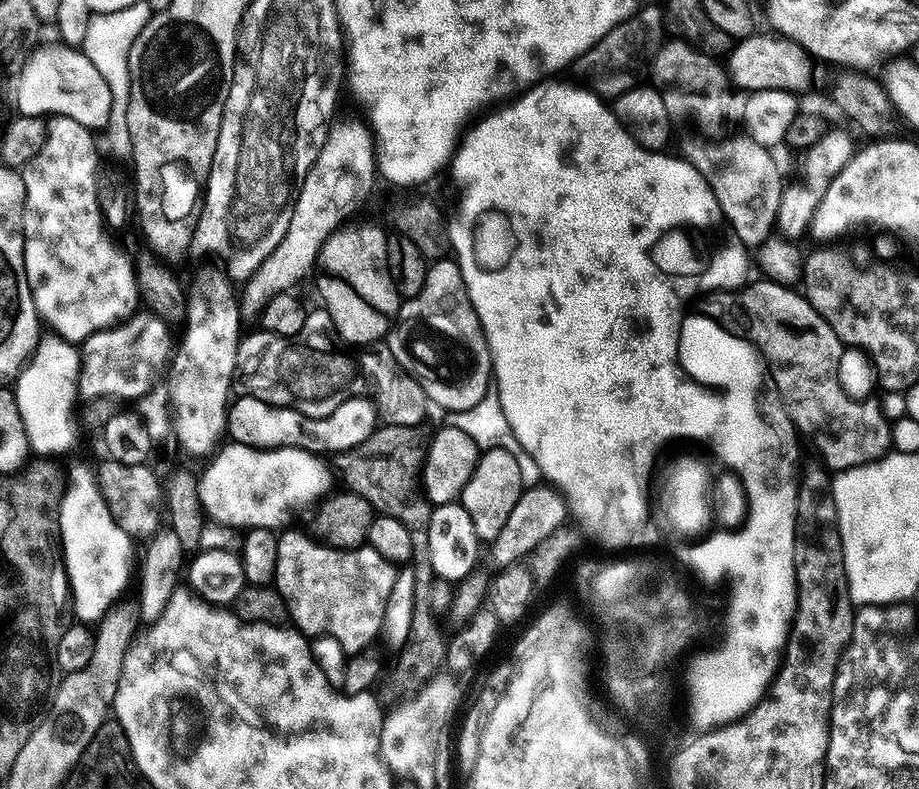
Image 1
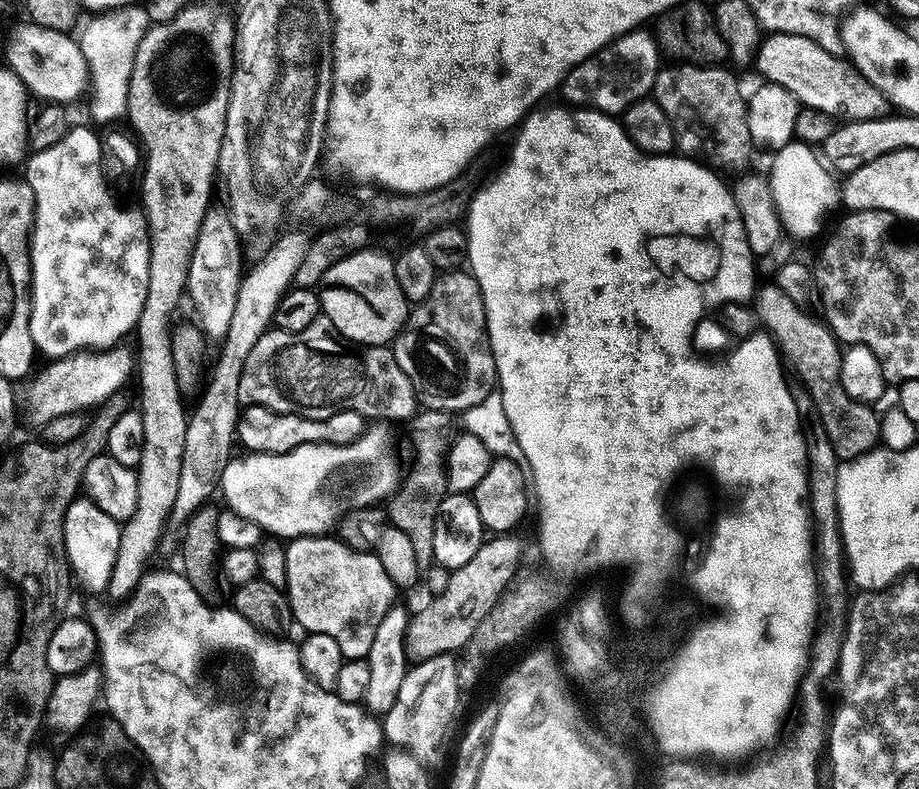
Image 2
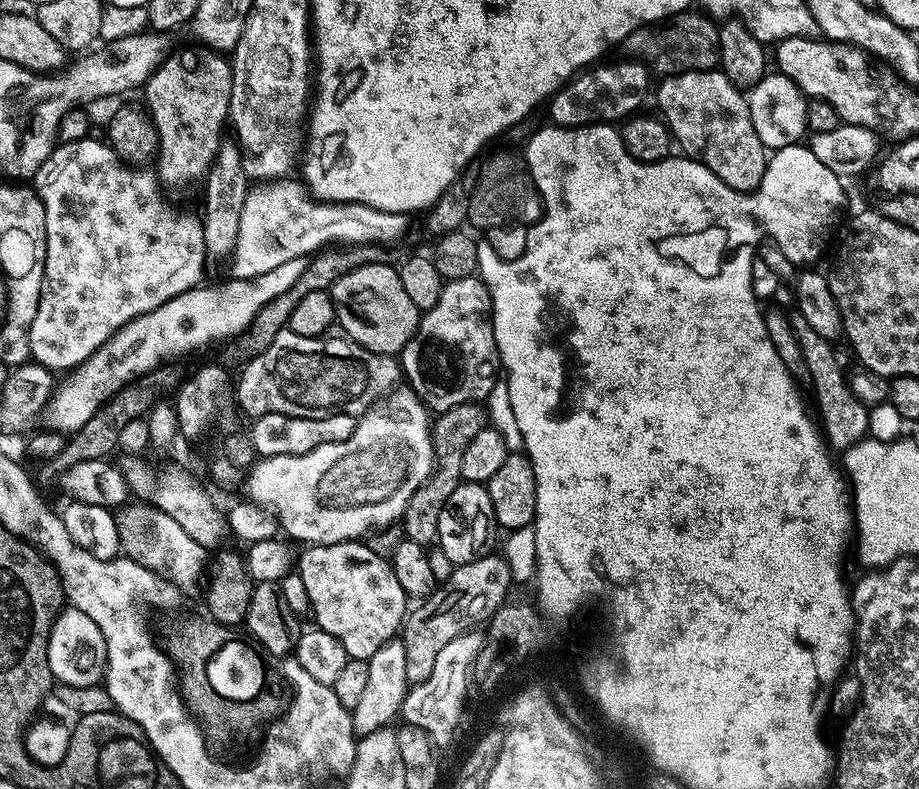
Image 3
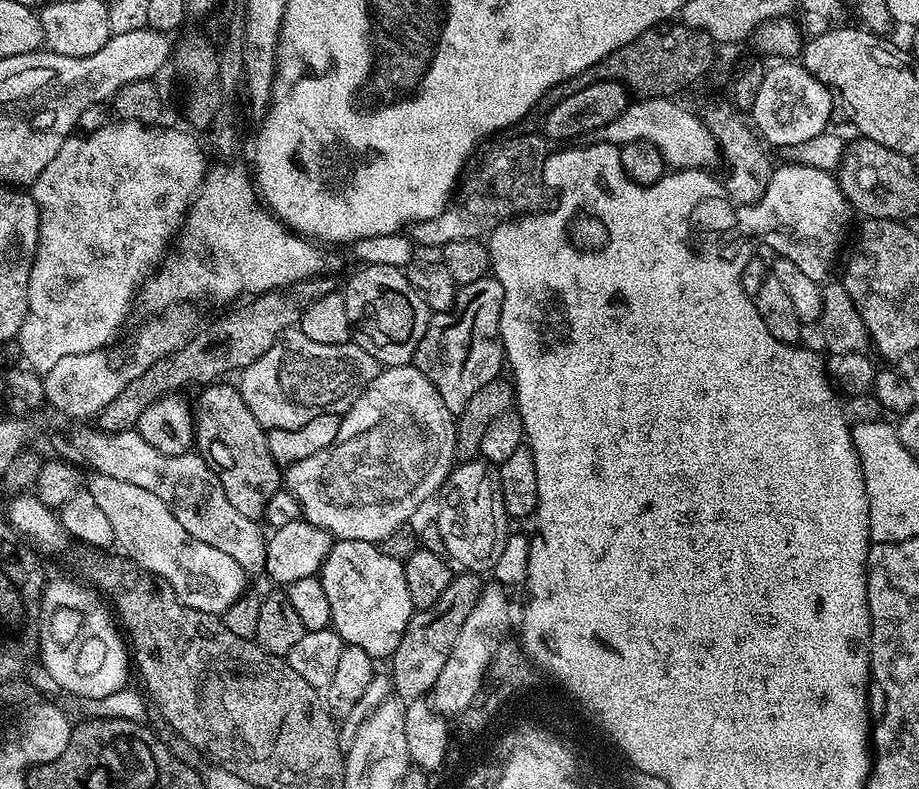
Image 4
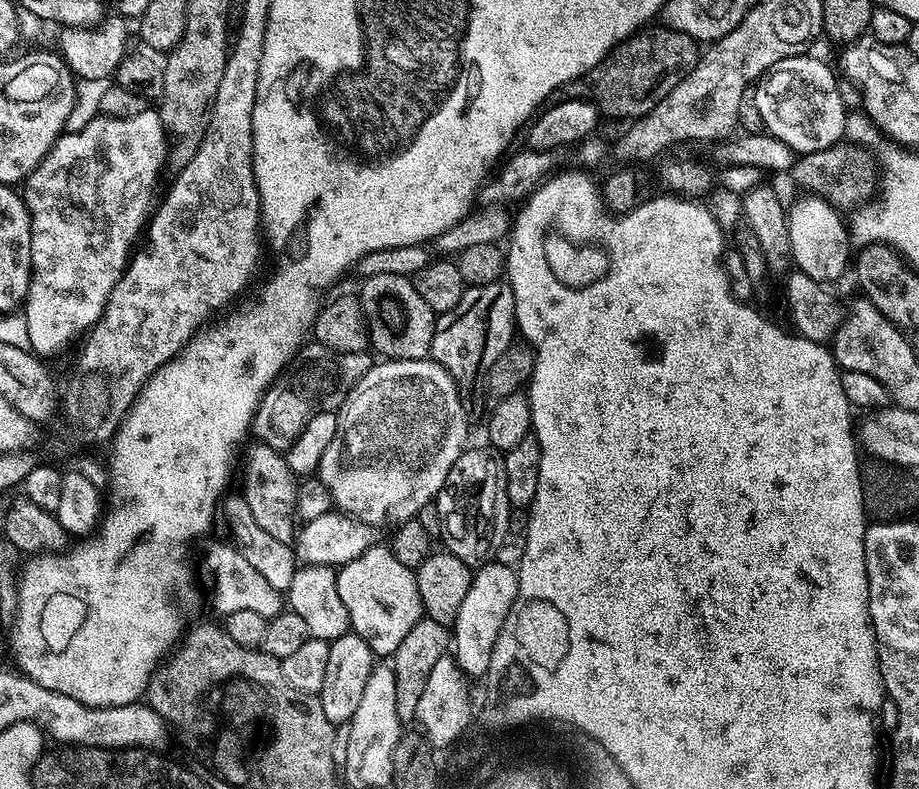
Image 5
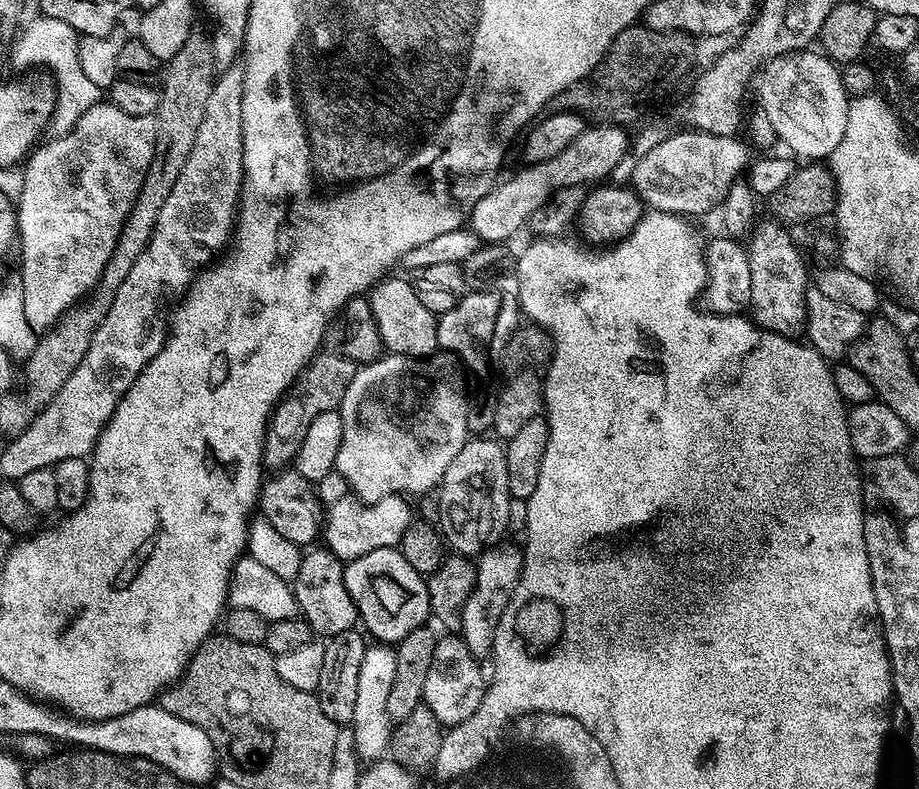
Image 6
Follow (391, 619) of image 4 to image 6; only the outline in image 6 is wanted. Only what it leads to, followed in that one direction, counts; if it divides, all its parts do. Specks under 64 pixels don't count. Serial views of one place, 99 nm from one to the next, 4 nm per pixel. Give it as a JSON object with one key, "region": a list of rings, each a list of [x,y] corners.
{"region":[[[399,547],[370,550],[344,564],[344,588],[356,608],[363,631],[373,641],[395,646],[406,634],[419,632],[429,619],[428,581],[406,558]]]}

